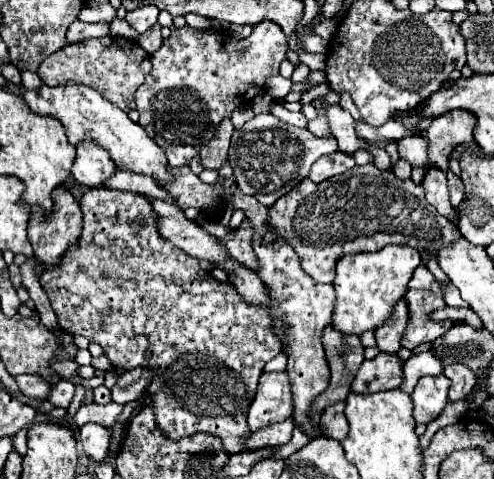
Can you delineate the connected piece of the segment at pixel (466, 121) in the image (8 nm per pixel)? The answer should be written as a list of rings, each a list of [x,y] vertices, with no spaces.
[[[448,111],[432,121],[426,131],[428,139],[428,165],[448,171],[448,157],[460,143],[472,141],[476,115],[470,111]]]

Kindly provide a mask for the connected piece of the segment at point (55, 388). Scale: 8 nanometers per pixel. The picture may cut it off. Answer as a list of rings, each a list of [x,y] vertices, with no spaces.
[[[60,379],[56,385],[52,385],[52,389],[50,389],[50,403],[54,405],[54,407],[68,407],[70,405],[70,401],[72,401],[72,397],[74,397],[74,385],[70,383],[70,381],[66,381],[66,379]]]

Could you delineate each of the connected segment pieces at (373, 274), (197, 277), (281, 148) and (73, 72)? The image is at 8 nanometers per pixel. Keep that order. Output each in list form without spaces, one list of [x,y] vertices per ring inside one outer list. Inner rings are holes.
[[[388,245],[374,253],[344,255],[336,267],[334,279],[336,305],[332,311],[332,327],[354,335],[380,327],[380,323],[388,319],[388,311],[396,305],[396,299],[408,291],[408,281],[420,263],[420,253],[408,245]]]
[[[88,189],[84,193],[84,197],[80,199],[80,211],[82,211],[84,225],[82,225],[78,243],[64,253],[62,263],[58,267],[44,271],[44,275],[40,277],[42,289],[46,291],[46,295],[52,303],[52,309],[58,317],[60,327],[68,333],[78,333],[78,335],[86,337],[90,343],[98,343],[104,349],[104,355],[110,359],[110,363],[120,371],[132,371],[134,367],[142,367],[142,369],[150,369],[154,373],[152,383],[148,385],[148,395],[152,399],[156,425],[168,439],[178,441],[182,437],[194,435],[196,431],[202,431],[202,433],[210,433],[210,435],[218,437],[222,441],[226,453],[230,453],[230,455],[240,453],[242,445],[244,445],[244,437],[250,435],[250,429],[246,425],[246,415],[252,405],[252,399],[254,399],[254,393],[258,387],[258,379],[262,375],[266,361],[270,361],[278,355],[280,339],[276,337],[276,333],[272,329],[272,319],[270,319],[268,311],[264,307],[254,307],[254,305],[244,303],[244,299],[238,295],[238,291],[234,289],[232,283],[216,281],[208,271],[202,269],[198,259],[190,257],[176,245],[168,243],[166,239],[160,239],[160,235],[156,235],[156,215],[152,215],[152,205],[140,193],[112,191],[112,189]]]
[[[264,113],[246,121],[244,127],[234,129],[228,163],[234,169],[238,187],[244,193],[254,195],[262,205],[272,207],[282,195],[292,191],[298,183],[302,183],[302,179],[308,177],[308,171],[316,159],[334,151],[334,137],[316,137],[308,129],[286,125],[274,115]]]
[[[108,35],[100,39],[88,39],[78,45],[68,45],[48,55],[40,63],[38,75],[44,85],[52,85],[52,87],[66,81],[88,85],[100,91],[100,95],[104,95],[110,103],[126,109],[128,113],[130,109],[134,109],[134,93],[140,87],[140,83],[144,83],[144,77],[148,75],[150,69],[152,69],[150,57],[146,51],[142,51],[142,47],[136,41]]]

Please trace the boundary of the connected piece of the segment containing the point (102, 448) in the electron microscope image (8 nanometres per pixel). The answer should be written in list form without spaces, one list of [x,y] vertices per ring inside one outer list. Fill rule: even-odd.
[[[86,423],[80,429],[80,443],[82,443],[82,451],[88,459],[92,459],[94,463],[102,463],[108,457],[110,429],[106,429],[98,423]]]

